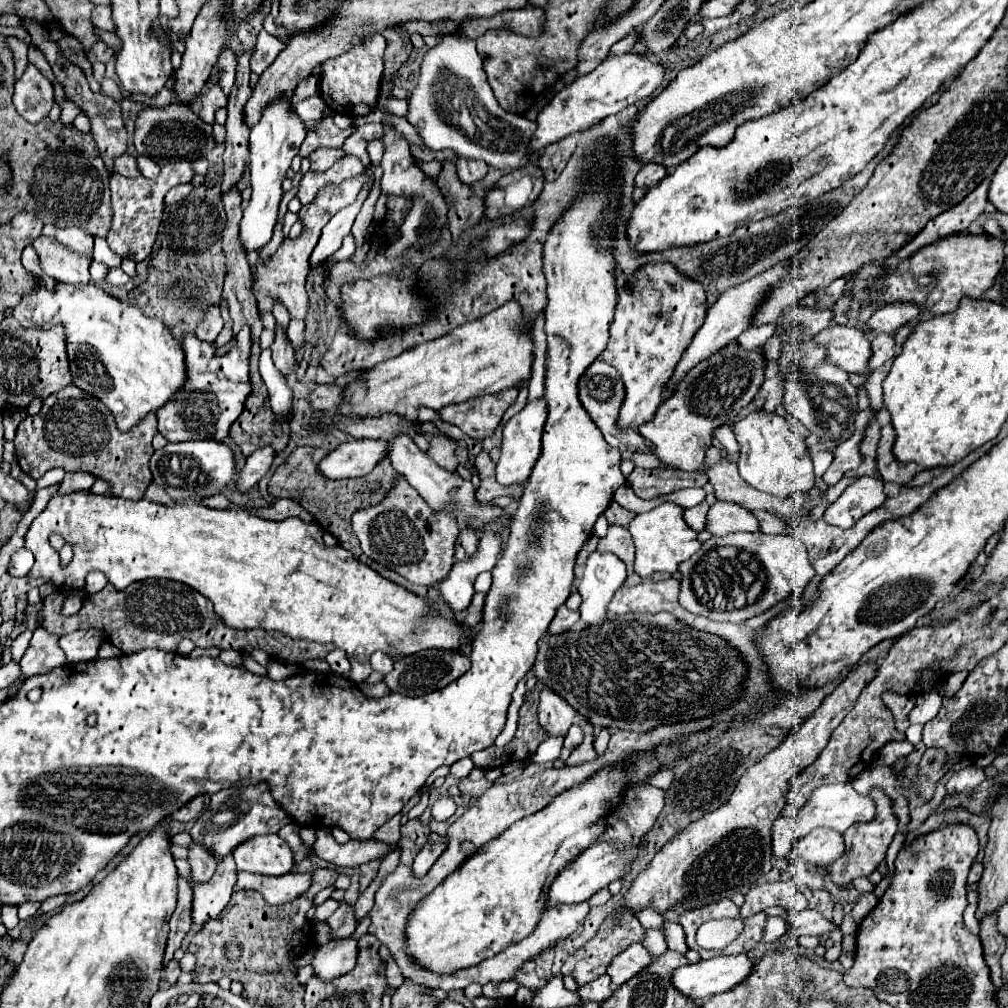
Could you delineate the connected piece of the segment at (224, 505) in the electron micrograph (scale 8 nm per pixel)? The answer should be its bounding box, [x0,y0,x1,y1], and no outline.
[203,493,239,509]

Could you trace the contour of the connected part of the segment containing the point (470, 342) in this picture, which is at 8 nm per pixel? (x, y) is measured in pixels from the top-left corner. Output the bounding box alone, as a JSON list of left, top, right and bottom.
[335,303,535,415]

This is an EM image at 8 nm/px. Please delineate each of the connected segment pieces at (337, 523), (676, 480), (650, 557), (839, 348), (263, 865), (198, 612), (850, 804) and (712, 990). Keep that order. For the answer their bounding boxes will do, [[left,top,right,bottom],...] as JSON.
[[269,446,397,559],[627,467,707,499],[629,503,701,577],[817,325,871,373],[233,835,293,875],[43,579,333,665],[795,783,875,837],[673,953,753,1005]]

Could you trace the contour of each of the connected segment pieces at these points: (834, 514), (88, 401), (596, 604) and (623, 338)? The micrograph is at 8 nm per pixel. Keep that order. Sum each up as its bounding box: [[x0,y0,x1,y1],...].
[[823,477,883,529],[13,385,155,499],[579,553,627,627],[599,261,707,429]]

